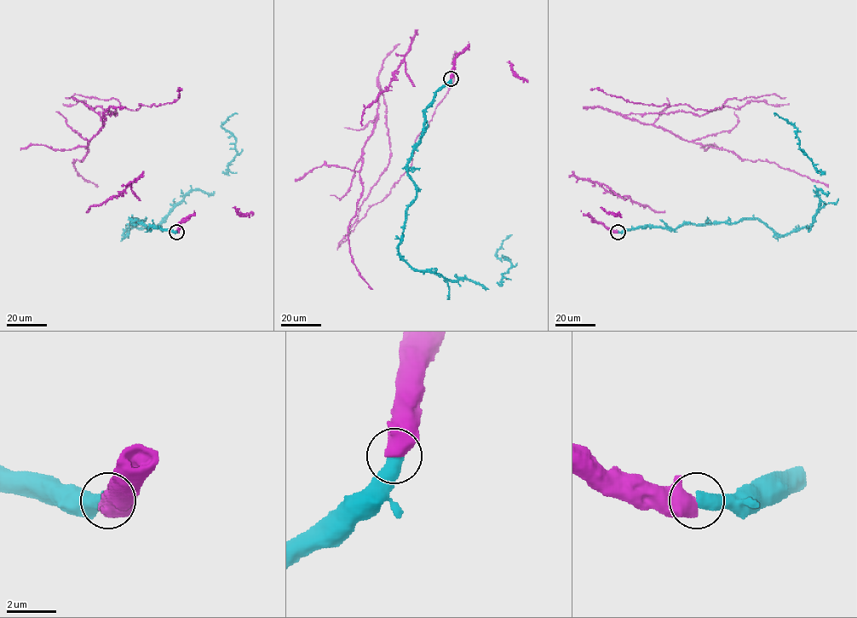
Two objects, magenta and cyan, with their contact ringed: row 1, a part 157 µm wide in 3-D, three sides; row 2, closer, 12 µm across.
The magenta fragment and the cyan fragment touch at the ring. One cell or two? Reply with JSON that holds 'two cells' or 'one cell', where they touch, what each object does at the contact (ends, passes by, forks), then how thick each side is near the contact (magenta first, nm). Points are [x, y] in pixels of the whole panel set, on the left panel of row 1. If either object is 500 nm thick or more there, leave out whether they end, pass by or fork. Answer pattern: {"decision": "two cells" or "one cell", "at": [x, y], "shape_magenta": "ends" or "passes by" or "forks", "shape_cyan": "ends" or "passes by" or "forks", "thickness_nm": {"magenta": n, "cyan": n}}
{"decision": "one cell", "at": [176, 232], "thickness_nm": {"magenta": 650, "cyan": 550}}

